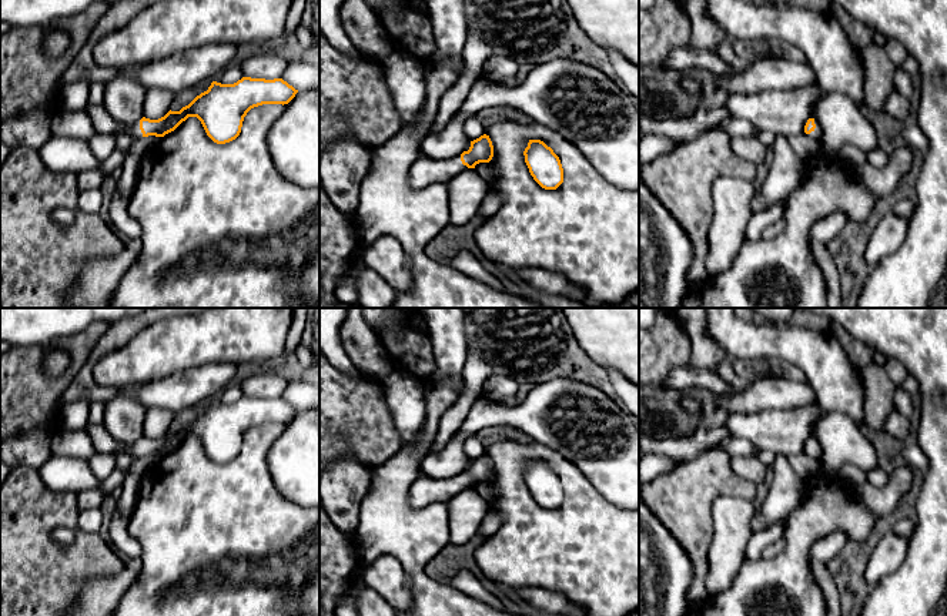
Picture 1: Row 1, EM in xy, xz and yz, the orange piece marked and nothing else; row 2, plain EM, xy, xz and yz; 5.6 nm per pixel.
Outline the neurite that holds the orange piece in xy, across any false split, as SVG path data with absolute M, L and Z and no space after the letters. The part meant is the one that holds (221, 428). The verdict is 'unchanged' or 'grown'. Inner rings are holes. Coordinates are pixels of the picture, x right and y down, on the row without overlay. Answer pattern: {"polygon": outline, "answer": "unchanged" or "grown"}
{"polygon": "M242 396L234 404L213 401L207 411L197 415L180 431L168 431L158 439L143 436L131 446L121 446L106 429L104 424L88 422L88 432L97 455L114 456L128 451L134 458L164 456L174 451L188 436L197 436L207 455L217 463L235 459L247 432L262 424L288 424L298 409L282 398L265 399Z", "answer": "grown"}

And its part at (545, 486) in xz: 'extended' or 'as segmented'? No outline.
as segmented

